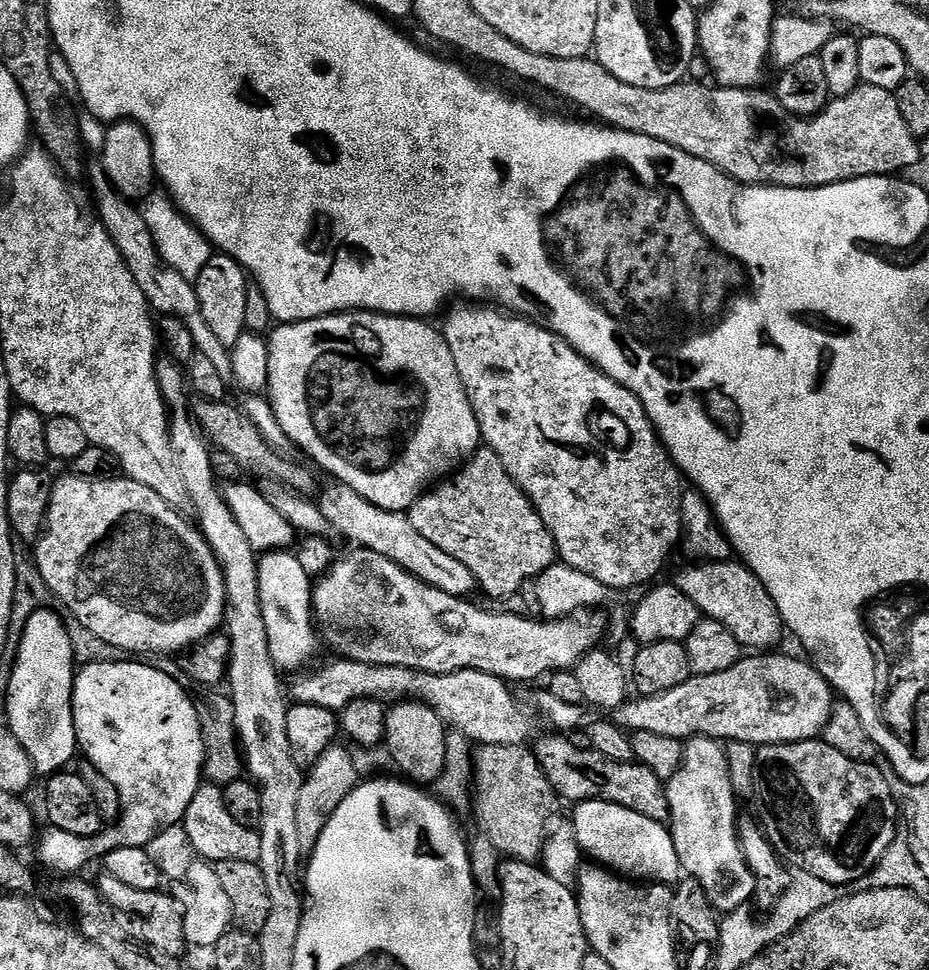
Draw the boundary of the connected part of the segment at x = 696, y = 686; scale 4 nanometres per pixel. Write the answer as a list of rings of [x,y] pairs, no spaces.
[[[748,654],[734,666],[730,666],[730,670],[724,670],[722,674],[692,676],[685,684],[670,692],[629,699],[621,708],[615,709],[615,727],[628,734],[649,732],[681,742],[687,742],[698,736],[708,736],[712,740],[721,742],[733,740],[736,744],[763,746],[817,739],[830,722],[834,703],[833,685],[829,684],[819,667],[813,666],[807,659],[795,660],[792,656],[772,655],[776,654]]]

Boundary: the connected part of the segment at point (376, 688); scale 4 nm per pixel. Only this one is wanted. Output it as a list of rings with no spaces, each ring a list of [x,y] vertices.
[[[343,658],[329,668],[310,676],[300,674],[290,686],[290,696],[296,704],[313,704],[318,708],[328,708],[337,714],[355,700],[376,700],[391,706],[401,702],[419,702],[436,712],[449,729],[461,732],[469,742],[479,746],[527,745],[533,739],[532,716],[524,709],[524,704],[511,692],[509,681],[499,680],[485,672],[455,672],[454,674],[430,674],[400,666],[374,666],[355,664]]]

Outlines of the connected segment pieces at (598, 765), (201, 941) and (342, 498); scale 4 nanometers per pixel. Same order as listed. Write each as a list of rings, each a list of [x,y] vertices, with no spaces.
[[[558,736],[538,740],[534,744],[536,761],[540,763],[540,769],[546,774],[550,786],[561,801],[601,800],[617,804],[626,810],[634,810],[634,814],[642,814],[642,818],[661,825],[669,819],[670,802],[665,781],[660,780],[658,774],[654,774],[654,770],[650,770],[645,764],[618,764],[587,747],[575,748],[570,741]]]
[[[183,823],[175,824],[160,832],[148,843],[146,850],[165,879],[175,882],[172,888],[170,887],[170,894],[175,898],[183,914],[185,943],[189,947],[213,949],[233,925],[230,898],[227,897],[226,890],[218,879],[215,867],[205,861],[196,860],[194,864],[178,872],[178,864],[174,860],[194,860],[196,856]]]
[[[332,482],[329,485],[318,498],[318,505],[326,521],[330,522],[333,533],[341,532],[346,539],[356,543],[353,545],[374,554],[382,554],[387,560],[394,561],[399,568],[405,568],[411,576],[415,576],[423,584],[434,586],[446,594],[468,598],[472,596],[472,591],[477,591],[474,574],[462,562],[443,553],[433,542],[424,538],[405,513],[382,510],[369,500],[361,498],[356,491],[345,484]]]

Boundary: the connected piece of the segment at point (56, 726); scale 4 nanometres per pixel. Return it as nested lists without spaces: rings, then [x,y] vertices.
[[[43,611],[33,612],[31,618],[22,624],[24,633],[20,636],[20,649],[16,652],[12,677],[8,680],[6,727],[14,738],[18,738],[37,773],[41,777],[51,778],[65,771],[78,756],[72,709],[78,663],[76,652],[72,649],[72,636],[60,621],[59,614]]]

